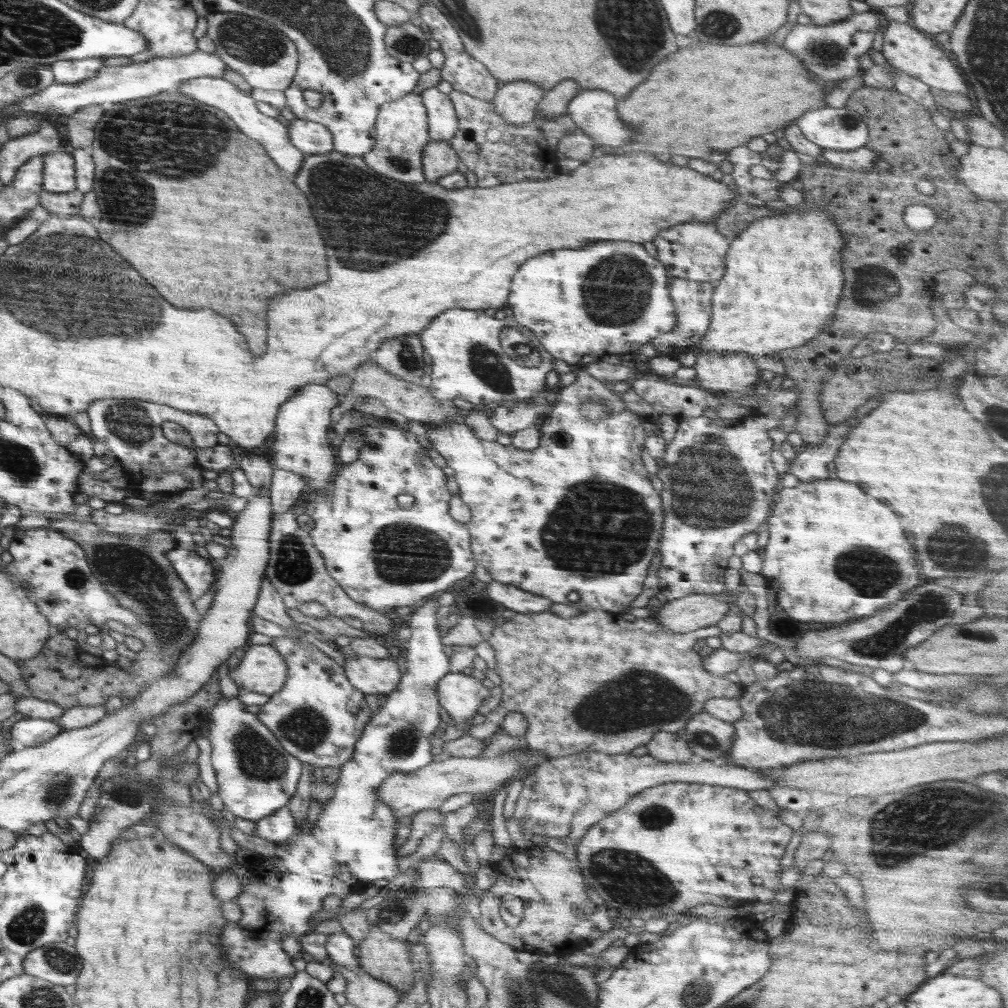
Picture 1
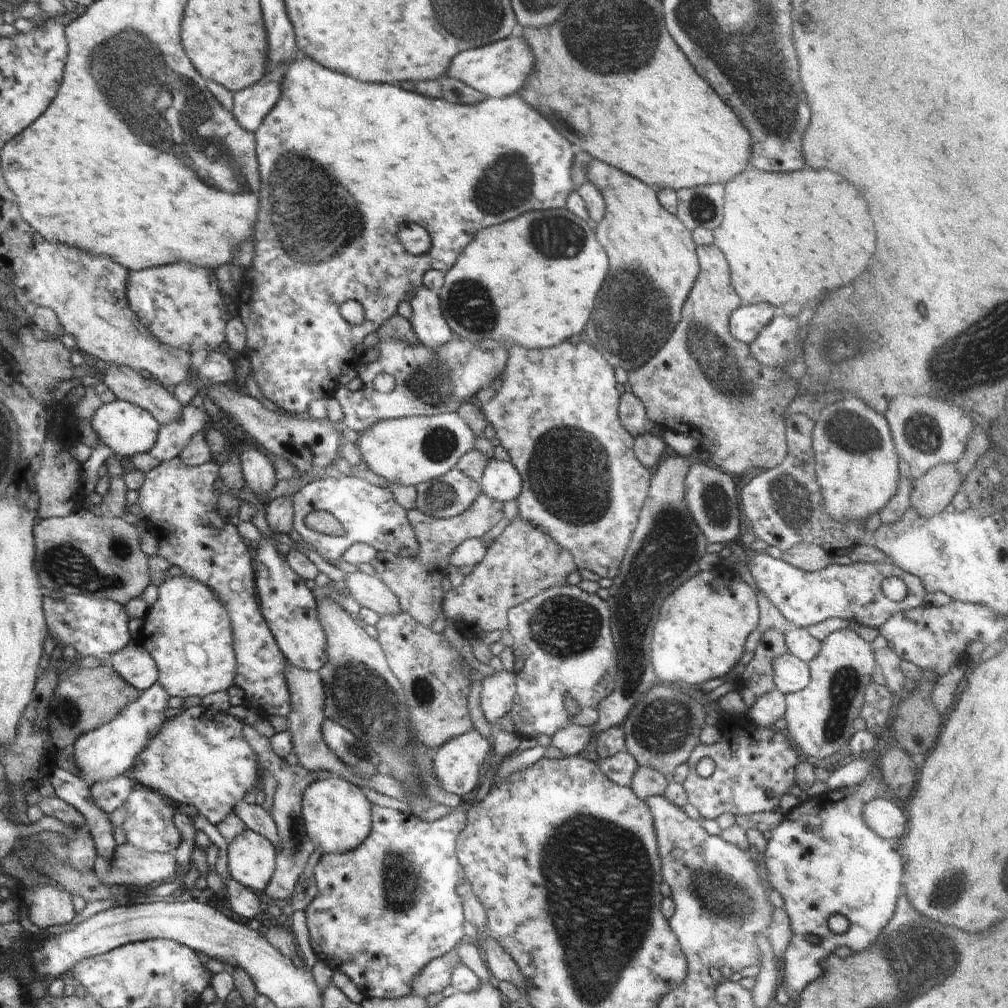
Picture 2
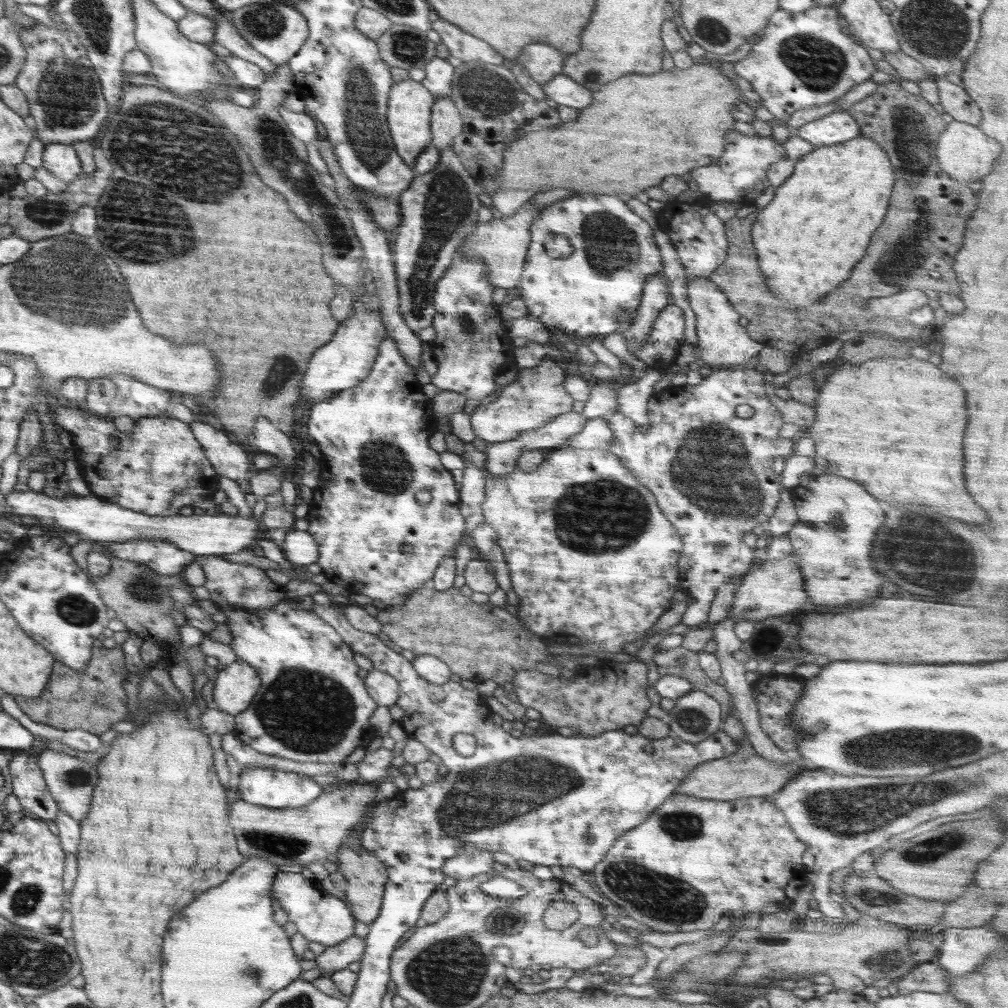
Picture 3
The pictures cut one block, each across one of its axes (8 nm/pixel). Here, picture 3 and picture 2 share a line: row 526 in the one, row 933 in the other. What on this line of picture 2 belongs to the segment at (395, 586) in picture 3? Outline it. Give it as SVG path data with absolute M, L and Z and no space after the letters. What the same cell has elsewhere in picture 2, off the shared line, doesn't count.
M373 804L371 806L372 824L366 840L358 848L343 853L324 853L314 866L313 872L318 888L318 896L304 908L308 934L311 937L311 947L320 956L336 957L336 970L344 972L356 984L358 990L362 991L364 998L400 998L413 994L413 980L417 978L418 972L432 959L437 959L449 953L460 941L467 939L464 934L464 928L462 927L465 921L463 913L463 902L465 898L457 894L456 886L466 883L468 880L462 865L457 859L455 851L457 836L466 826L466 814L467 812L464 812L462 807L458 806L439 819L424 821L412 813L404 813Z

